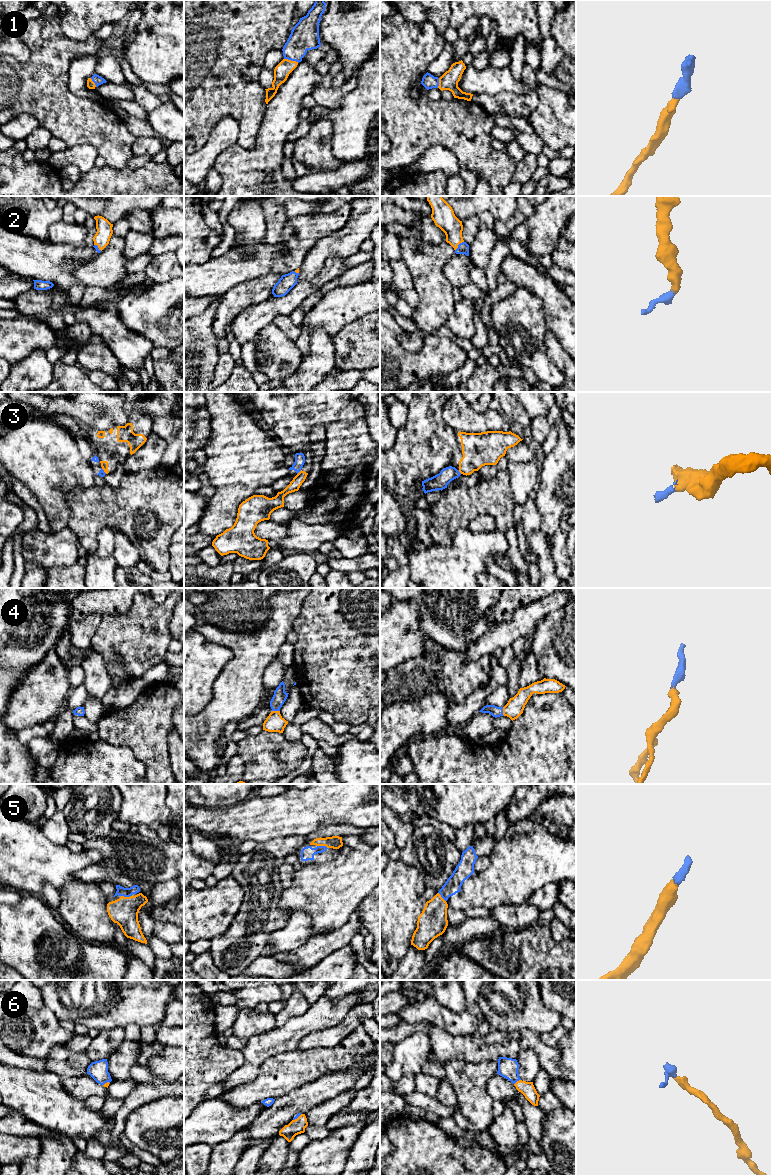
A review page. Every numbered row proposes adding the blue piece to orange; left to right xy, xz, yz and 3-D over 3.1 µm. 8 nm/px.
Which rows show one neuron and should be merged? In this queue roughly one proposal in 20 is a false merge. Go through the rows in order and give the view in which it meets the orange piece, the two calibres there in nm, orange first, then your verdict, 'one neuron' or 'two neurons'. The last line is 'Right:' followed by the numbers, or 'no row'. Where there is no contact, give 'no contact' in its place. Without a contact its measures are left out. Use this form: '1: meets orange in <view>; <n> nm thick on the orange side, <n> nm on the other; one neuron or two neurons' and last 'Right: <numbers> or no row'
1: meets orange in xz; 130 nm thick on the orange side, 220 nm on the other; one neuron
2: meets orange in yz; 170 nm thick on the orange side, 100 nm on the other; one neuron
3: meets orange in xz; 90 nm thick on the orange side, 80 nm on the other; two neurons
4: meets orange in yz; 150 nm thick on the orange side, 90 nm on the other; one neuron
5: meets orange in xz; 110 nm thick on the orange side, 110 nm on the other; one neuron
6: meets orange in yz; 110 nm thick on the orange side, 160 nm on the other; one neuron
Right: 1, 2, 4, 5, 6

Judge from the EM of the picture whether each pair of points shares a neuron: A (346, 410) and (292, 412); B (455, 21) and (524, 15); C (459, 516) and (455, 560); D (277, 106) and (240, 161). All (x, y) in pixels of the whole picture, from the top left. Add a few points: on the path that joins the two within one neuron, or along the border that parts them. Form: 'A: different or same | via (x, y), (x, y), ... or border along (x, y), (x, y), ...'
A: same | via (333, 410), (305, 410)
B: same | via (472, 10), (507, 10)
C: different | border along (466, 528), (460, 528), (450, 544), (437, 541)
D: same | via (277, 122), (271, 138), (256, 151)

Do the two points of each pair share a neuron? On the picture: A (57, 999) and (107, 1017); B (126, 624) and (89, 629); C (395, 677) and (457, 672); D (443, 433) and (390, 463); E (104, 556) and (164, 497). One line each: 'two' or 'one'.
A: one
B: two
C: one
D: one
E: two

